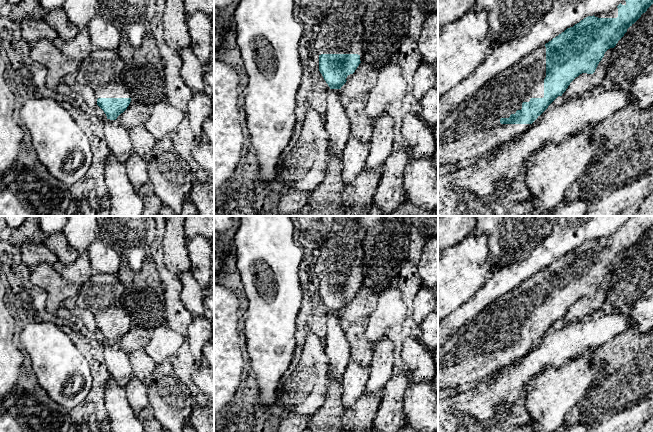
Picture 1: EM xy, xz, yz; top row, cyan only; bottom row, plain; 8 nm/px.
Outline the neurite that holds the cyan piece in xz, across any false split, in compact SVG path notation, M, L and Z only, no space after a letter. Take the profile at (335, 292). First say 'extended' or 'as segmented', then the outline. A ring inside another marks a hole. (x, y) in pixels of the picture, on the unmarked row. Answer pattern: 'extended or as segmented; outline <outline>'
extended; outline M337 216L326 241L319 247L315 273L319 279L319 295L330 313L341 313L362 286L364 237L365 228L360 225L358 216Z

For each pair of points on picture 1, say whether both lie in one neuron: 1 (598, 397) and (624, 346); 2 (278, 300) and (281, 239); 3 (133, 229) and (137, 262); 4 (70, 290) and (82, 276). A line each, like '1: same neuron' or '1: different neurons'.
1: same neuron
2: same neuron
3: same neuron
4: different neurons

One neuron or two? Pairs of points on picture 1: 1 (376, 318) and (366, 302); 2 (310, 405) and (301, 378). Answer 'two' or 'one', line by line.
1: two
2: one

